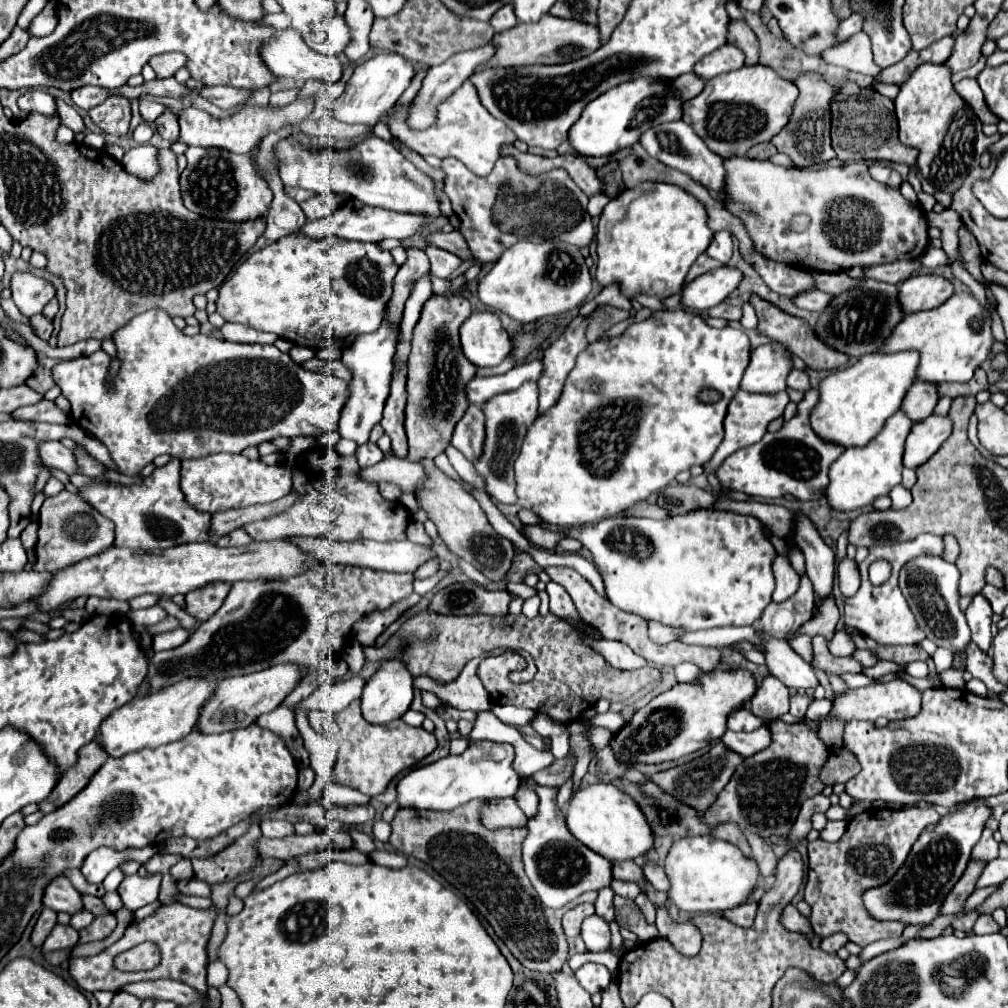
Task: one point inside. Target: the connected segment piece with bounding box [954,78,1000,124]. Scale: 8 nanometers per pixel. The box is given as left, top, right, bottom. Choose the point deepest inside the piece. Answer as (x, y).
(968, 89)

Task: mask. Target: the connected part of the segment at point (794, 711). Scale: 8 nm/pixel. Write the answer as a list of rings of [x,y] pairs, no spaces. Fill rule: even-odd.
[[[794,694],[794,696],[790,698],[790,714],[796,716],[796,718],[804,718],[806,708],[808,708],[810,702],[812,702],[812,700],[810,700],[806,694]]]

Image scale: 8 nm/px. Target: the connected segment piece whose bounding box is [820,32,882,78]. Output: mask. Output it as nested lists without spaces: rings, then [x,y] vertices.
[[[858,32],[854,36],[850,36],[848,40],[842,40],[842,44],[832,46],[830,50],[826,48],[820,58],[828,64],[834,66],[842,66],[860,74],[868,74],[872,78],[876,78],[882,68],[878,68],[878,64],[874,64],[872,60],[872,50],[870,50],[870,38],[864,32]]]

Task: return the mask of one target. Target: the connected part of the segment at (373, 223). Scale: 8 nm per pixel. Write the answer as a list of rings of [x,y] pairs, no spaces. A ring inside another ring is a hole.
[[[350,200],[342,208],[332,212],[332,216],[326,216],[320,220],[308,220],[298,232],[304,238],[312,238],[312,240],[320,240],[326,236],[338,236],[344,240],[358,240],[358,242],[380,242],[384,238],[402,240],[402,238],[418,232],[428,220],[430,220],[430,216],[424,216],[424,214],[400,214],[400,212],[360,204],[358,200]]]

